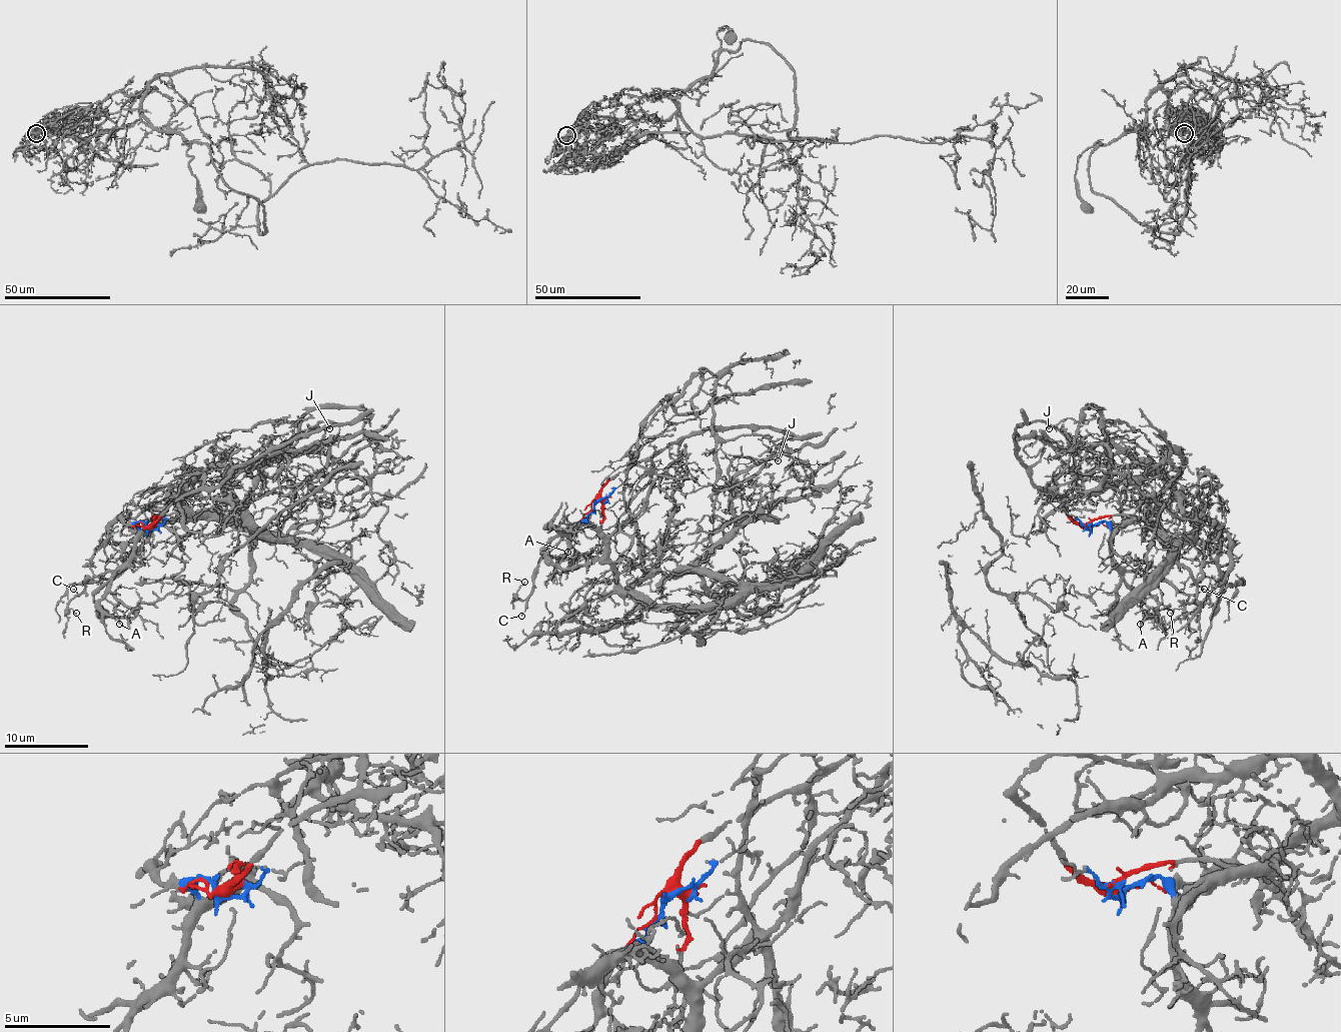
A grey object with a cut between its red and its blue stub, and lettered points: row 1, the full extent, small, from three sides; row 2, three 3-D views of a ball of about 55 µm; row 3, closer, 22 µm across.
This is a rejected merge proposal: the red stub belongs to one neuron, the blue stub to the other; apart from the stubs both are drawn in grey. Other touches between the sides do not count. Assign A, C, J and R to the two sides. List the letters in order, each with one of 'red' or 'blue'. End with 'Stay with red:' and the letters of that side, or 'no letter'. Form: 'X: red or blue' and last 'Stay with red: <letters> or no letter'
A: blue
C: blue
J: red
R: blue
Stay with red: J

